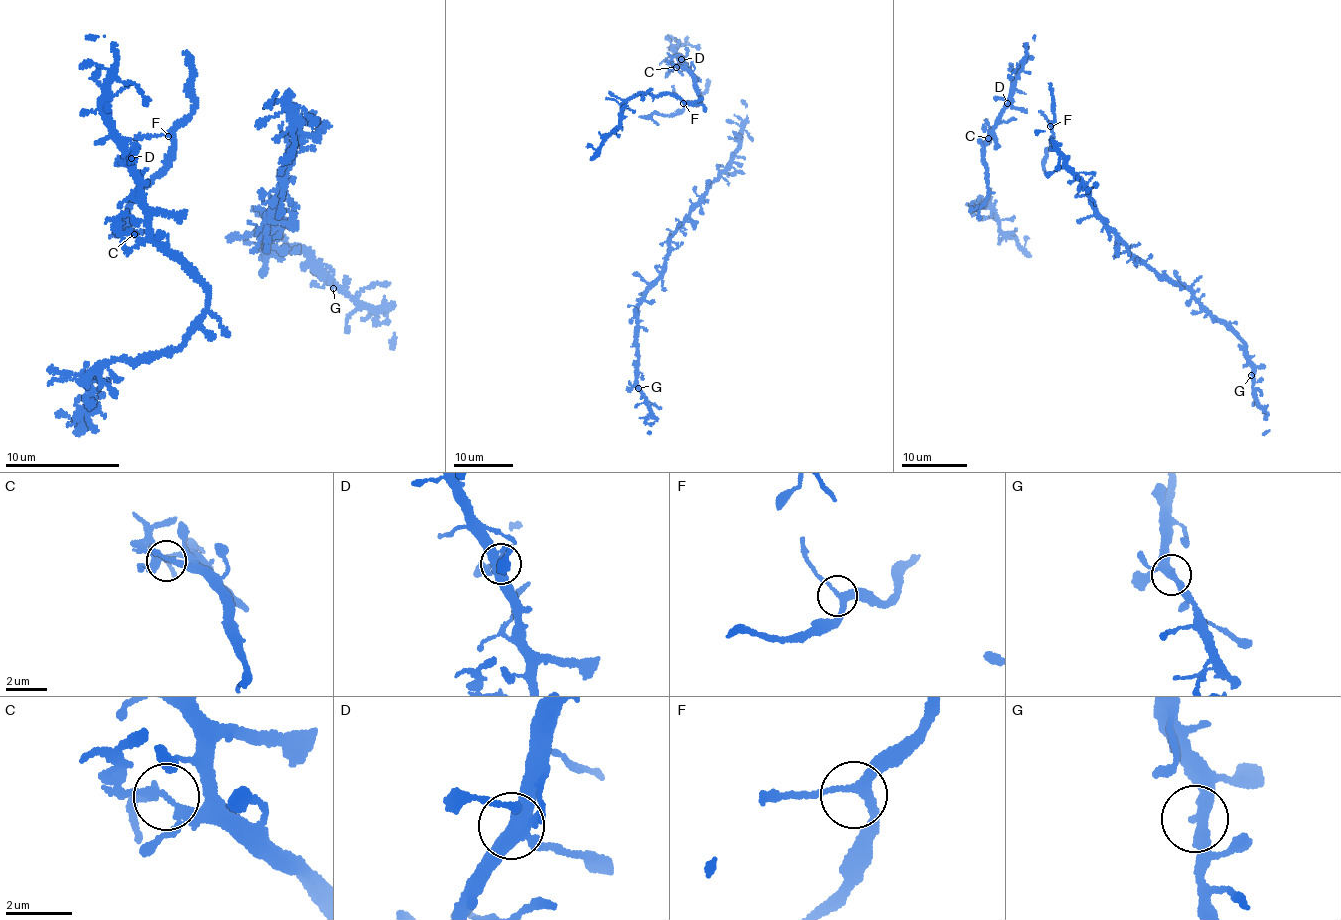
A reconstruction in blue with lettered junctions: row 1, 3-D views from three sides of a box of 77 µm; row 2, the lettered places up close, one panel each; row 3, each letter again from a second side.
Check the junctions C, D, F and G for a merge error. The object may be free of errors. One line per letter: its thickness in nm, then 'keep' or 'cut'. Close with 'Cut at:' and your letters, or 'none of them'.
C: 220 nm | cut
D: 400 nm | keep
F: 240 nm | keep
G: 320 nm | keep
Cut at: C

